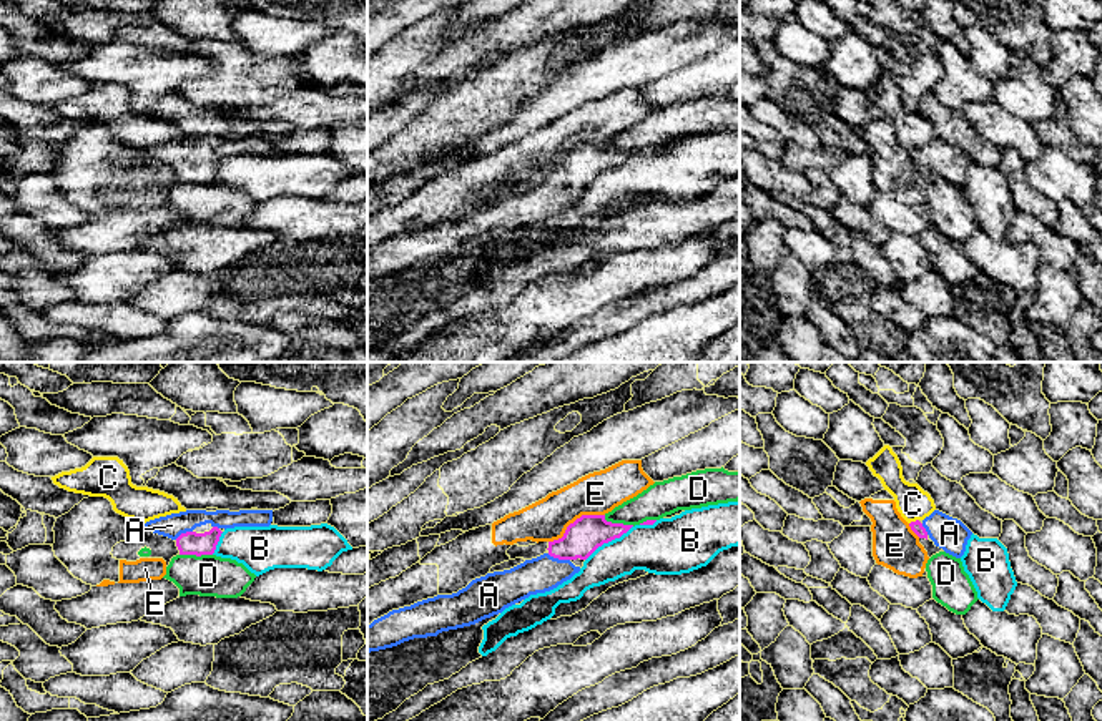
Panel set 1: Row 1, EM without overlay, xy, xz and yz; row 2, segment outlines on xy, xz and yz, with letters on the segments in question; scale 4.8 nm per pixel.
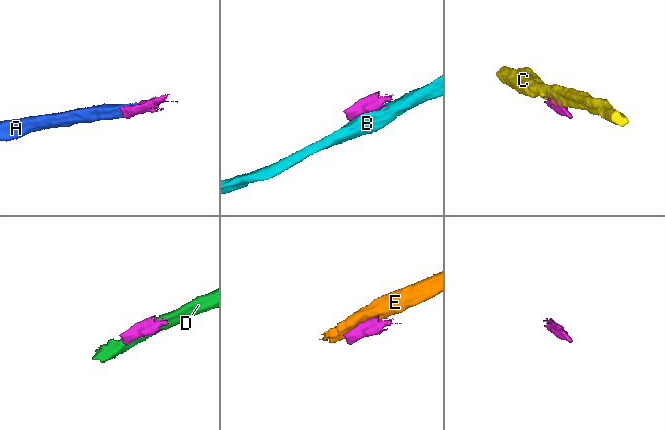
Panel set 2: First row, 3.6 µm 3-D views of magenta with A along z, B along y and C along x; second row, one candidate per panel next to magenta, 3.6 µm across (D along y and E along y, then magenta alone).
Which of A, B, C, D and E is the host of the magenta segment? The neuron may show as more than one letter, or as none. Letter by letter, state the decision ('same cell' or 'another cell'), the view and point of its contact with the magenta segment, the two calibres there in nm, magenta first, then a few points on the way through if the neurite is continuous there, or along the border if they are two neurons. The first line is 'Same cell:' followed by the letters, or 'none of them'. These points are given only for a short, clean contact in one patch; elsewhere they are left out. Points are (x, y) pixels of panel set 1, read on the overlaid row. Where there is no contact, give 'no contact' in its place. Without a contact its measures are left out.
Same cell: A
A: same cell; meets magenta in xz at (559, 559); 170 nm thick on the magenta side, 170 nm on the other; runs through xz (589, 532), (559, 559), (542, 573)
B: another cell; meets magenta in xz at (609, 540); 170 nm thick on the magenta side, 240 nm on the other
C: another cell; meets magenta in yz at (913, 522); 60 nm thick on the magenta side, 160 nm on the other
D: another cell; meets magenta in xy at (196, 555); 110 nm thick on the magenta side, 200 nm on the other
E: another cell; meets magenta in xz at (575, 520); 170 nm thick on the magenta side, 200 nm on the other

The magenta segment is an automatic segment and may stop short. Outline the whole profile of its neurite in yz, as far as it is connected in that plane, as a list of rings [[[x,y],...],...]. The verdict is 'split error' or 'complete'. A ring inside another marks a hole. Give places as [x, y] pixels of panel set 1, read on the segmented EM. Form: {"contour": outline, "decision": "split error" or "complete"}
{"contour": [[[934,510],[922,522],[911,522],[909,527],[919,538],[931,538],[936,547],[956,558],[964,555],[967,540],[972,535],[972,532],[961,520],[939,510]]], "decision": "split error"}

